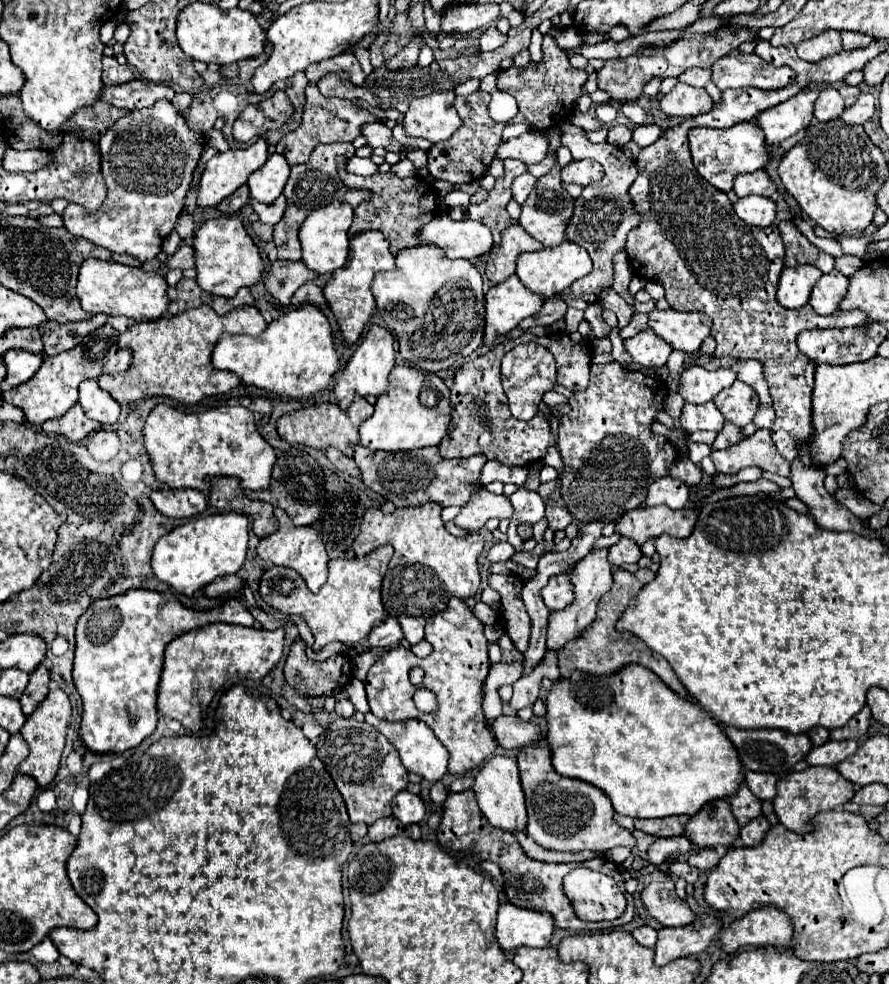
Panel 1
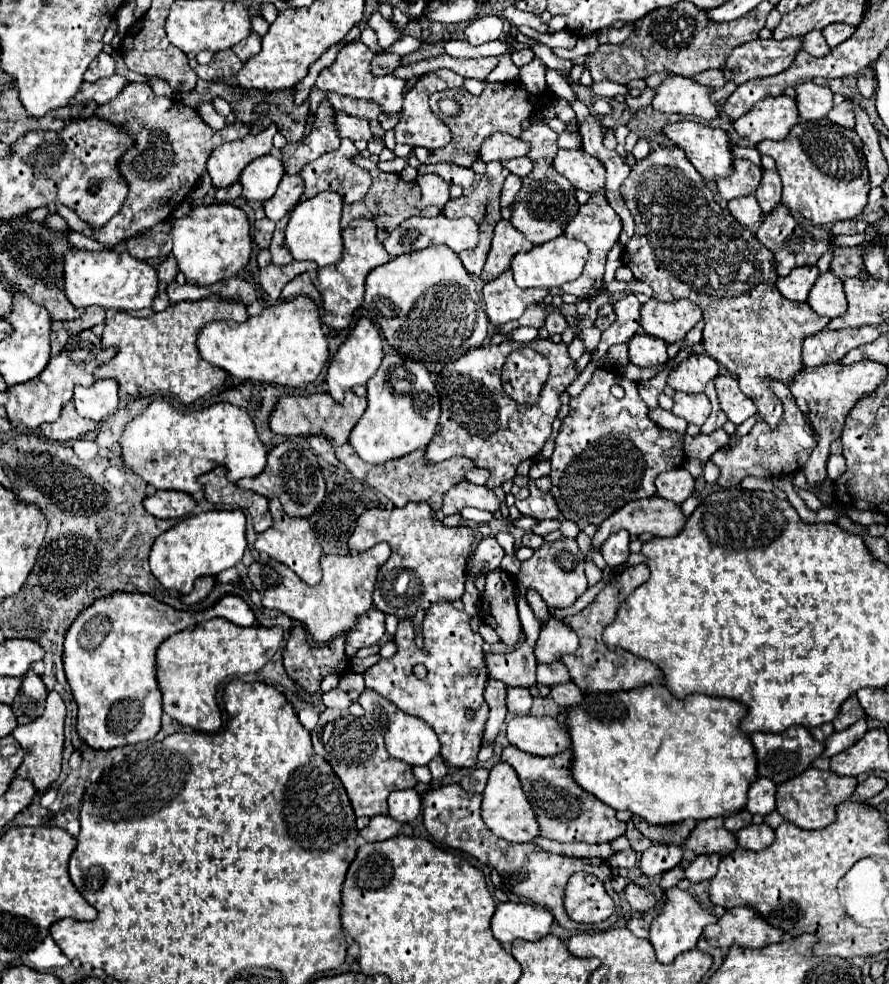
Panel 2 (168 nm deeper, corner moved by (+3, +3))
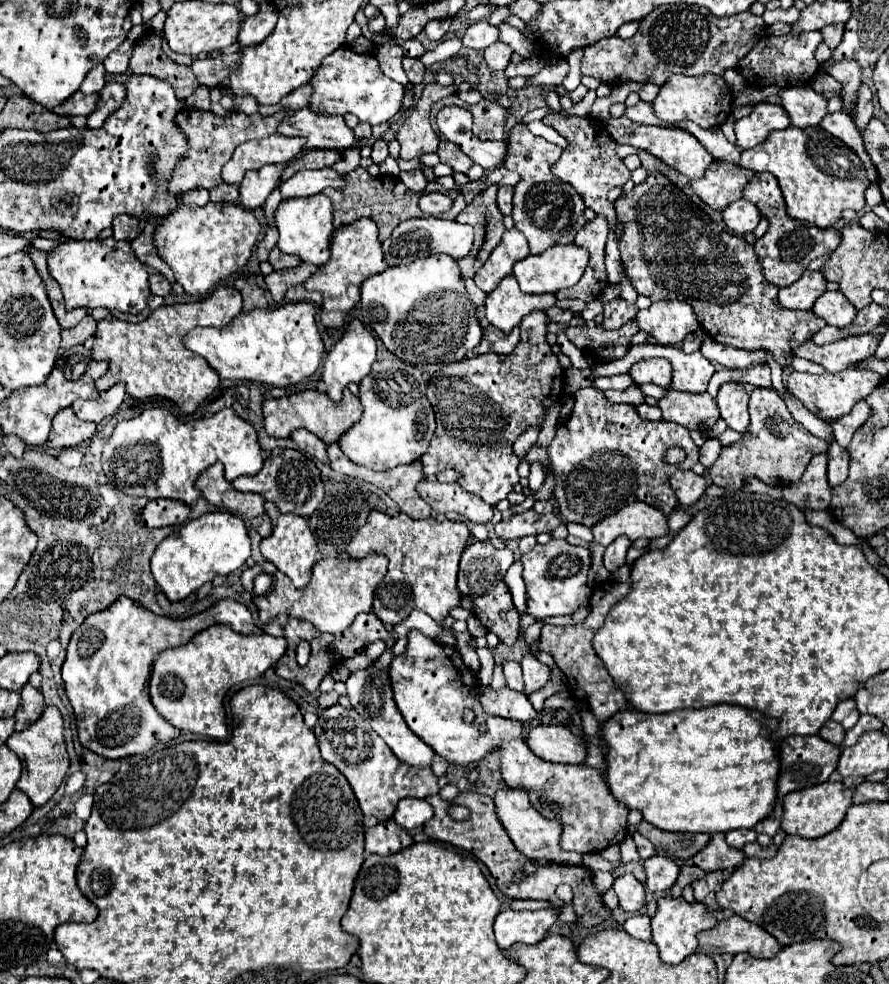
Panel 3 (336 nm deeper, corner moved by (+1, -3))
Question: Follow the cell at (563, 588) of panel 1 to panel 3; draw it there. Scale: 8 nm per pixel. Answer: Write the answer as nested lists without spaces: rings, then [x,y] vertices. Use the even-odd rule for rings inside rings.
[[[551,540],[549,544],[537,544],[531,552],[523,554],[523,580],[527,584],[527,614],[539,618],[573,614],[589,602],[589,550],[571,546],[567,540]]]

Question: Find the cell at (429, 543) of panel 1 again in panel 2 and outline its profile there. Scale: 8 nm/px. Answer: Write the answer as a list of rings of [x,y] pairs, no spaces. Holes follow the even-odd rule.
[[[407,504],[403,508],[393,508],[393,510],[385,510],[385,508],[369,508],[365,510],[359,520],[357,520],[357,528],[349,538],[349,548],[364,552],[375,546],[377,542],[387,542],[391,546],[391,558],[387,564],[383,564],[381,568],[381,576],[377,578],[375,584],[375,592],[373,592],[373,604],[377,610],[381,610],[383,614],[395,614],[397,618],[403,616],[415,616],[415,612],[419,608],[429,608],[431,604],[439,602],[439,600],[459,600],[465,592],[465,566],[467,566],[467,558],[471,552],[471,544],[473,544],[473,530],[467,526],[443,526],[441,520],[435,518],[435,512],[431,510],[431,506],[427,504]]]

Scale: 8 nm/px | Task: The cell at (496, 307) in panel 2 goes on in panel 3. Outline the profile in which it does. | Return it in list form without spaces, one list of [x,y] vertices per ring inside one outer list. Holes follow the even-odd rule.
[[[509,274],[501,280],[497,290],[487,294],[485,316],[491,326],[509,332],[527,314],[547,310],[551,306],[555,306],[555,294],[525,294],[519,290],[515,276]]]

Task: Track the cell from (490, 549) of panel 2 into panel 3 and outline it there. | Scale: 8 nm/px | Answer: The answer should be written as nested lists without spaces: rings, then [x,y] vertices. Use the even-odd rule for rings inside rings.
[[[489,540],[473,542],[465,548],[459,564],[459,588],[461,578],[467,580],[471,596],[483,596],[491,592],[513,564],[513,552],[509,548],[497,550]]]

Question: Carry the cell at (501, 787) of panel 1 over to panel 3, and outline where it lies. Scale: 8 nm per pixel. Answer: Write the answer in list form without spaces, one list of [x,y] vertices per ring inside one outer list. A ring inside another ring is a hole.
[[[501,788],[501,790],[497,790],[495,812],[497,812],[497,818],[501,820],[505,832],[509,834],[511,842],[515,844],[515,848],[519,852],[523,852],[527,858],[533,858],[533,860],[543,858],[549,862],[563,862],[563,864],[571,864],[571,866],[581,864],[581,854],[561,850],[561,846],[559,846],[561,826],[557,824],[557,820],[545,820],[543,816],[539,816],[539,812],[529,804],[527,792],[523,788]]]

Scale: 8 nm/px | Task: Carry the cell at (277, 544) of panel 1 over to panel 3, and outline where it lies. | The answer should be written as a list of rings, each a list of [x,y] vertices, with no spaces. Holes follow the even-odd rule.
[[[265,502],[265,512],[273,522],[273,534],[261,540],[263,558],[273,562],[283,574],[287,574],[297,588],[305,588],[311,580],[311,568],[317,562],[317,544],[309,530],[307,520],[295,514],[281,514],[273,502]]]

